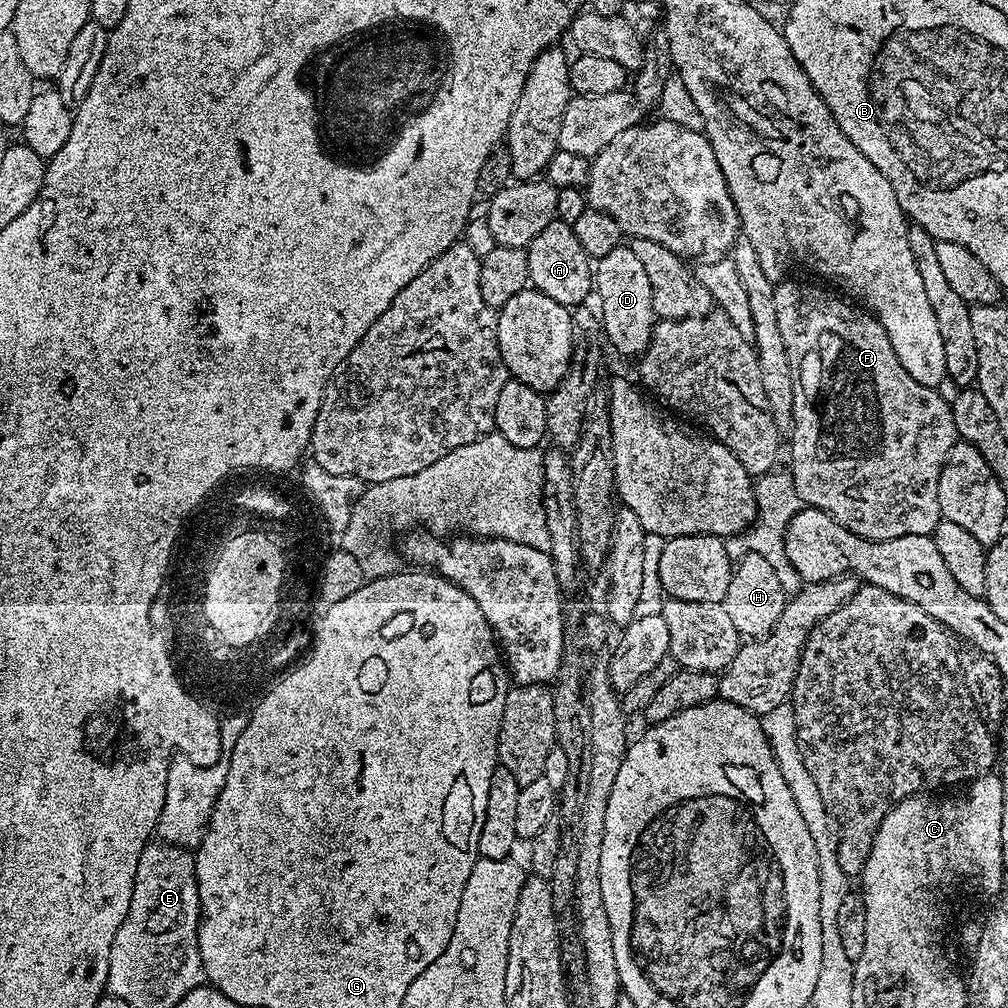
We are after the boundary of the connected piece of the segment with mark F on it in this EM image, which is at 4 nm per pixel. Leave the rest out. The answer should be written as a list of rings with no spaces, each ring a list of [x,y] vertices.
[[[785,278],[776,284],[774,306],[778,306],[778,330],[782,330],[782,342],[786,342],[786,354],[790,354],[790,362],[796,373],[794,418],[790,433],[792,439],[790,475],[797,496],[807,507],[822,510],[827,516],[836,519],[846,530],[867,540],[889,540],[902,538],[906,534],[931,536],[942,518],[938,506],[938,478],[942,474],[942,466],[950,450],[958,442],[952,405],[939,397],[937,389],[922,386],[922,382],[914,382],[914,378],[906,374],[902,362],[898,362],[898,354],[894,354],[894,346],[890,346],[890,338],[886,338],[886,330],[882,330],[873,313],[859,307],[851,308],[850,305],[835,300],[826,289],[819,288],[816,284],[799,284],[798,281],[791,279]]]

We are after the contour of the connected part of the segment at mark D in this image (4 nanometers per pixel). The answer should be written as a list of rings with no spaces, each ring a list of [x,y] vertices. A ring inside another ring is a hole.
[[[632,247],[615,248],[610,250],[610,254],[602,254],[602,258],[595,261],[594,296],[600,299],[598,312],[607,343],[609,340],[613,350],[624,356],[637,357],[652,337],[652,329],[658,317],[652,305],[650,277],[642,262],[634,255]]]

